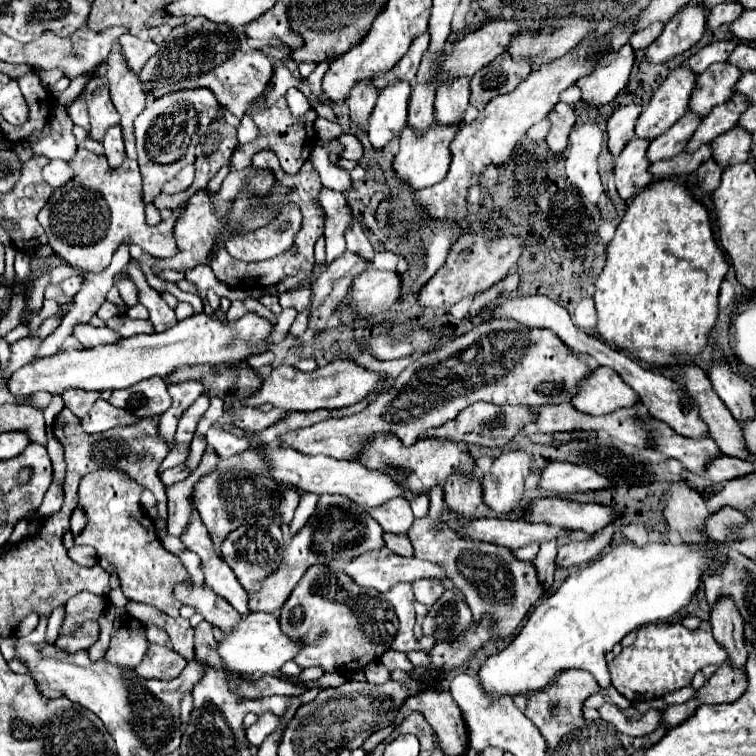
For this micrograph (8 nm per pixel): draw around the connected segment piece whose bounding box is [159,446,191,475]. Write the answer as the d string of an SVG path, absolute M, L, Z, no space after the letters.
M177 446L177 448L173 448L173 450L167 454L167 458L161 462L159 475L162 474L163 471L171 468L171 466L177 466L177 464L185 462L187 456L189 456L189 452L191 452L189 446Z

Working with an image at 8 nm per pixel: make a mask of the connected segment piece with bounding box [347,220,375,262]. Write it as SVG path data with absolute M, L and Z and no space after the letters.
M353 220L353 226L347 232L347 250L351 250L353 254L361 256L367 262L373 262L373 254L375 254L373 246L369 244L369 240L367 240L367 236L357 220Z

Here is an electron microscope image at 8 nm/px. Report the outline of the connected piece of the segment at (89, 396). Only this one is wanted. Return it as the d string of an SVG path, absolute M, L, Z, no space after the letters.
M67 390L63 394L63 404L65 408L69 408L77 418L83 418L91 406L95 404L95 400L99 398L97 392L81 392L81 390Z

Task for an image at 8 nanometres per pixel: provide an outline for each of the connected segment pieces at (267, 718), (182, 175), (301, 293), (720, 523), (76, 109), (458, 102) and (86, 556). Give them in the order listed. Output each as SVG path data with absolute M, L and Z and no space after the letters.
M263 714L263 716L259 716L259 720L251 728L247 728L247 740L253 746L259 746L263 742L263 738L269 736L269 732L273 732L273 728L277 728L277 716Z
M189 164L189 166L185 166L169 184L165 184L165 188L163 188L163 193L166 194L174 194L184 190L187 190L189 186L191 186L191 182L193 182L195 177L195 168Z
M311 286L293 292L283 292L279 296L279 304L281 308L295 308L297 312L303 312L309 306L309 298L311 298Z
M721 508L721 512L707 518L705 532L717 542L725 542L725 538L729 538L729 534L733 534L733 530L737 530L741 524L747 524L747 516L741 510Z
M77 98L77 100L75 100L75 104L71 104L71 108L69 108L69 116L71 116L71 120L73 120L75 124L83 126L85 130L89 130L89 114L87 114L85 100Z
M455 80L451 86L441 86L435 96L437 124L461 124L469 106L469 80Z
M73 546L69 550L69 558L81 566L97 564L97 552L93 546Z

